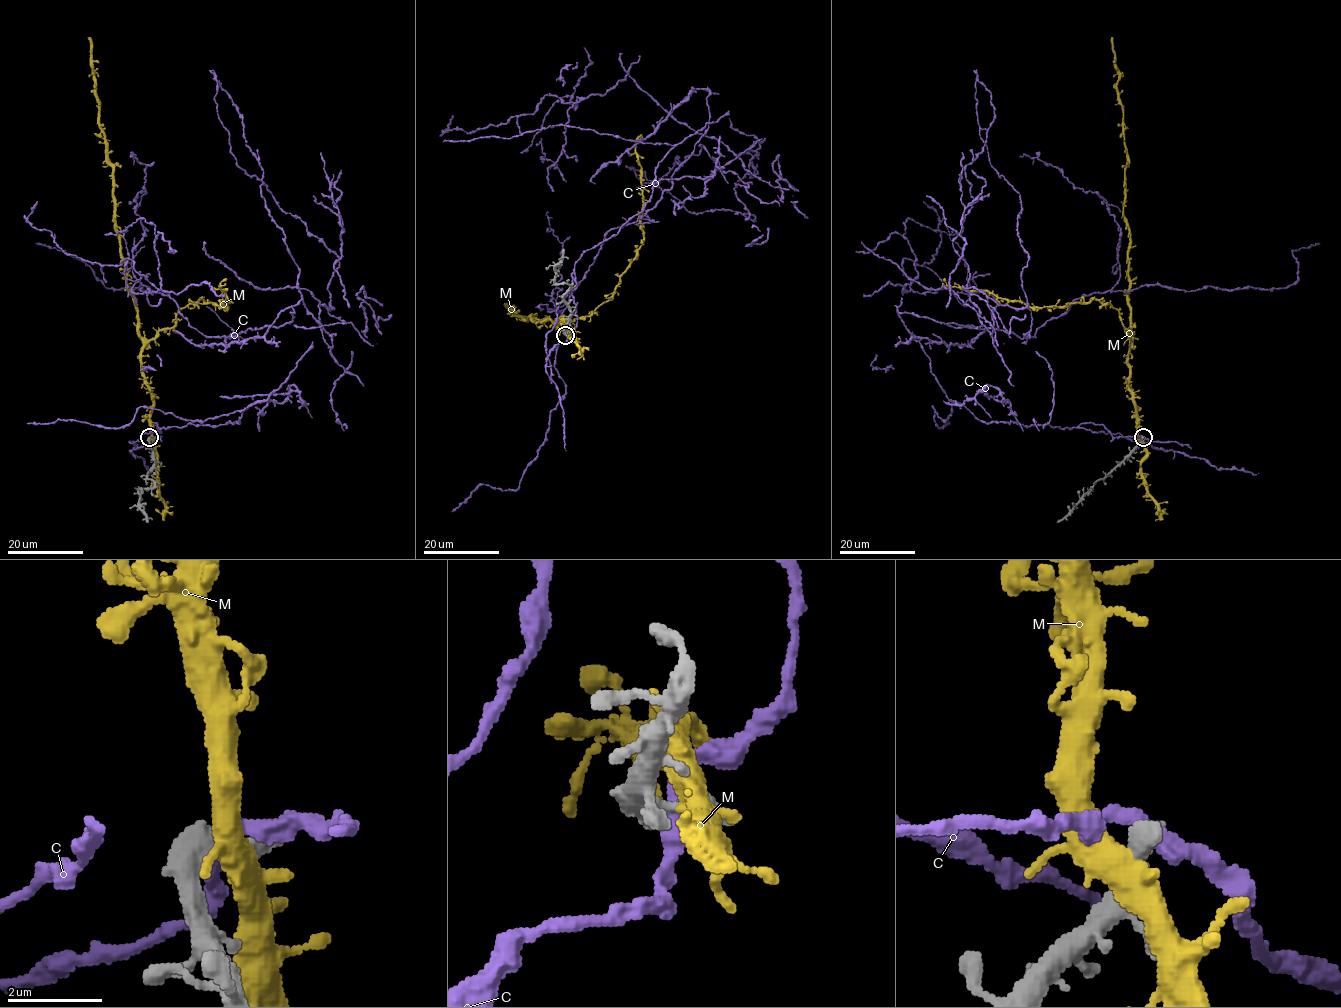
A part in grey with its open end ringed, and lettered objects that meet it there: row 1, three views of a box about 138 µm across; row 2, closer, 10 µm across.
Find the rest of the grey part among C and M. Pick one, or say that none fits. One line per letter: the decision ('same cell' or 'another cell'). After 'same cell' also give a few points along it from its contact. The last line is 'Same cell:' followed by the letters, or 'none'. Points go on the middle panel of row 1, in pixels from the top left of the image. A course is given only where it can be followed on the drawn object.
C: another cell
M: another cell
Same cell: none

